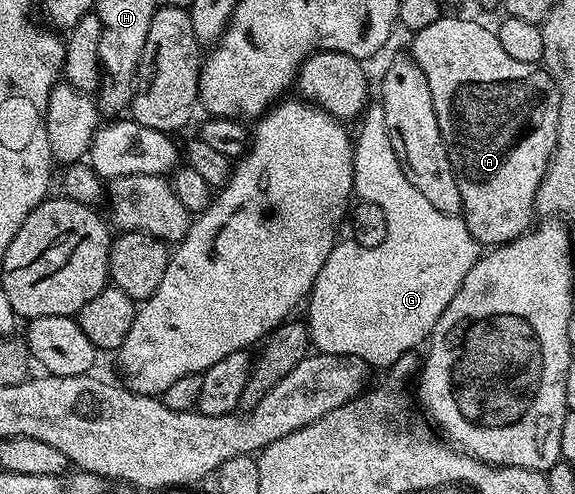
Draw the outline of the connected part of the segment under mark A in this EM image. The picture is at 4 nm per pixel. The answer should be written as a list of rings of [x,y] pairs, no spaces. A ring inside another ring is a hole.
[[[442,16],[435,20],[435,24],[416,31],[412,35],[413,51],[411,57],[419,64],[423,76],[427,76],[427,84],[431,88],[431,100],[435,104],[435,116],[439,120],[439,128],[443,132],[443,140],[449,147],[449,159],[453,165],[453,171],[457,173],[457,183],[459,184],[459,196],[461,197],[461,214],[465,219],[467,228],[471,236],[480,242],[482,247],[496,248],[504,246],[506,242],[514,242],[522,234],[530,229],[535,218],[535,207],[537,205],[537,193],[539,184],[549,167],[549,161],[555,148],[555,140],[559,132],[559,88],[553,82],[553,77],[541,64],[523,64],[519,60],[514,60],[507,51],[499,44],[496,33],[485,26],[480,26],[477,22],[472,22],[469,18],[449,18]]]

